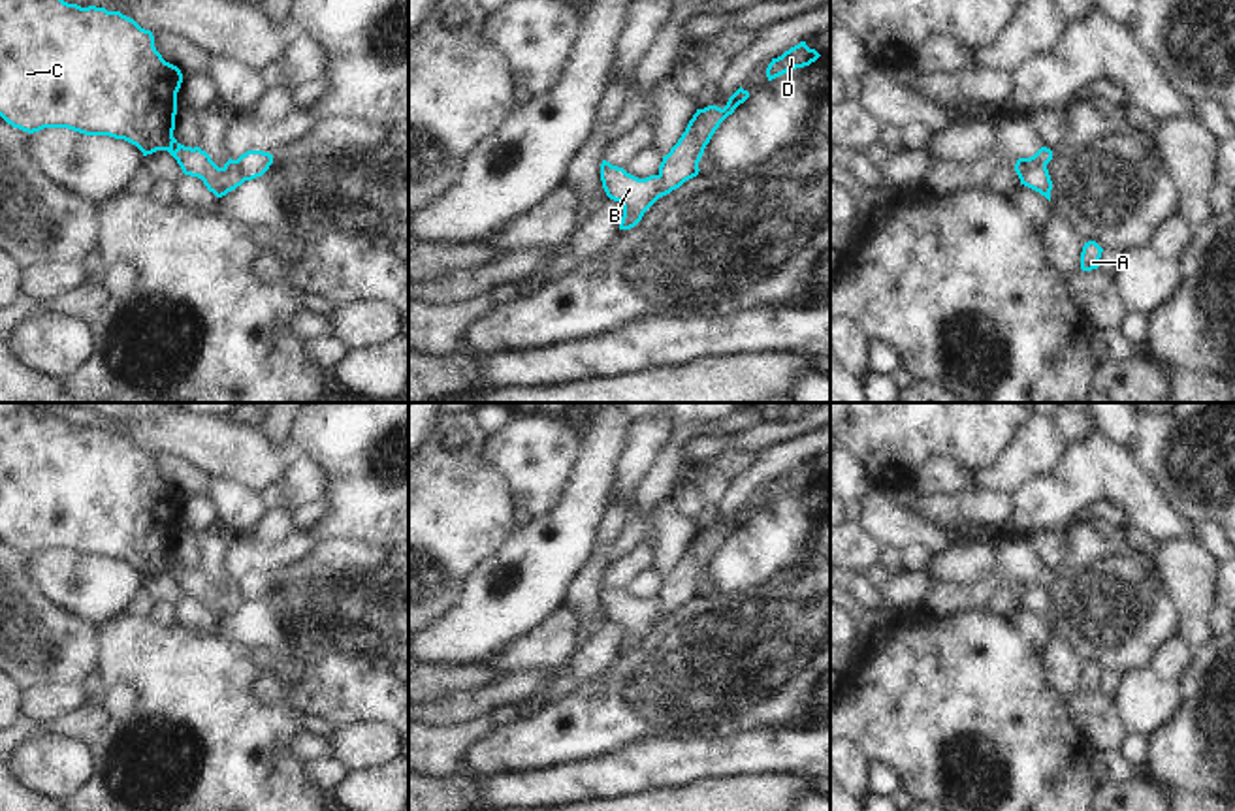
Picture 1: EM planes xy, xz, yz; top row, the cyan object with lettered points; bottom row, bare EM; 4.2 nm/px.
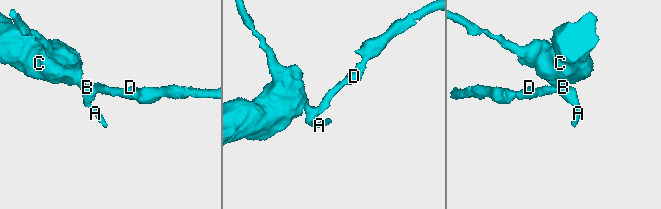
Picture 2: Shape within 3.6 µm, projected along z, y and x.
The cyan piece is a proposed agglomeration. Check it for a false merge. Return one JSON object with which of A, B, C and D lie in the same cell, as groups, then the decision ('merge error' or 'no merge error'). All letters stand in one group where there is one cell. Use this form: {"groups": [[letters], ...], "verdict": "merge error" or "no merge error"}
{"groups": [["A", "B", "C"], ["D"]], "verdict": "merge error"}

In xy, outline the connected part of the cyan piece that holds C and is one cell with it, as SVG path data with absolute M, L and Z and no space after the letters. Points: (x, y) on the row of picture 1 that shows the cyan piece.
M0 0L0 117L8 124L28 134L68 128L85 135L109 135L136 145L143 156L168 151L184 175L201 179L209 192L222 198L245 179L235 160L218 167L205 151L184 147L173 137L181 83L181 70L162 58L152 32L120 11L64 0Z

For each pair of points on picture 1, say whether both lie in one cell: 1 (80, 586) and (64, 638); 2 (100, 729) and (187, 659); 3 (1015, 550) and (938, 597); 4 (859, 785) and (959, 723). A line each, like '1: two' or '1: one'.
1: two
2: one
3: one
4: two

